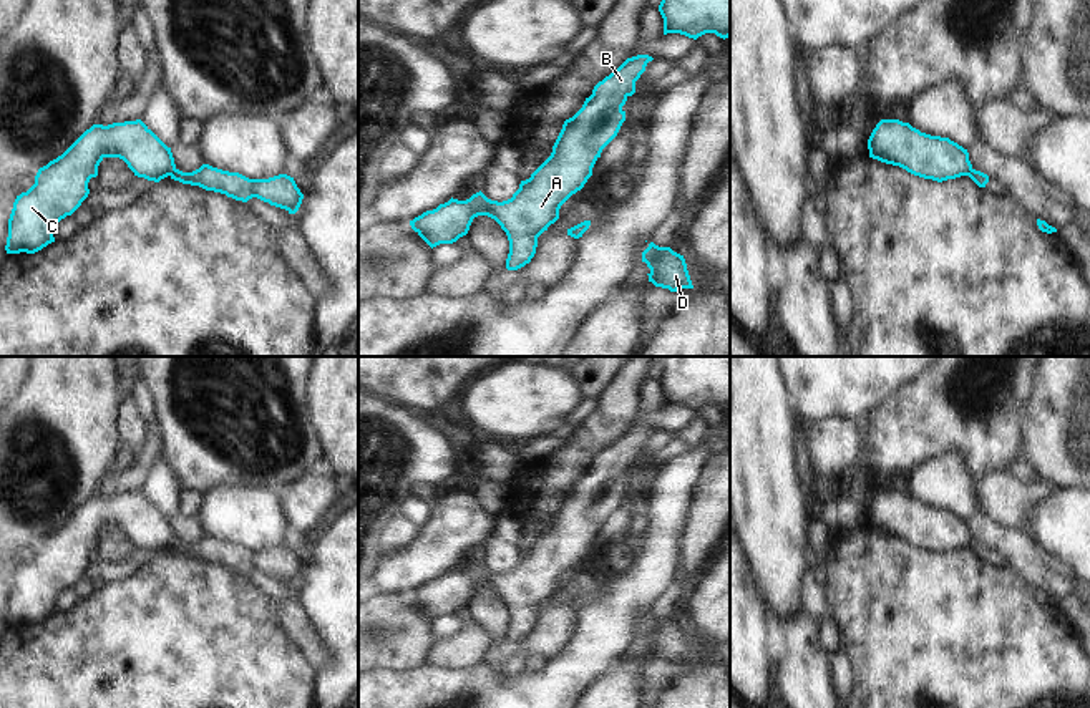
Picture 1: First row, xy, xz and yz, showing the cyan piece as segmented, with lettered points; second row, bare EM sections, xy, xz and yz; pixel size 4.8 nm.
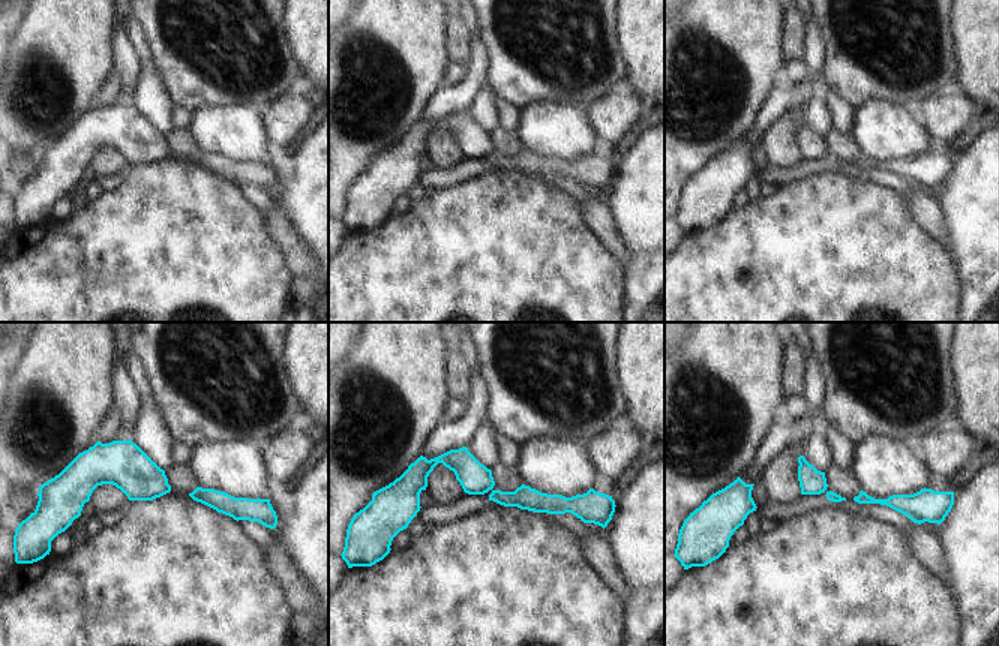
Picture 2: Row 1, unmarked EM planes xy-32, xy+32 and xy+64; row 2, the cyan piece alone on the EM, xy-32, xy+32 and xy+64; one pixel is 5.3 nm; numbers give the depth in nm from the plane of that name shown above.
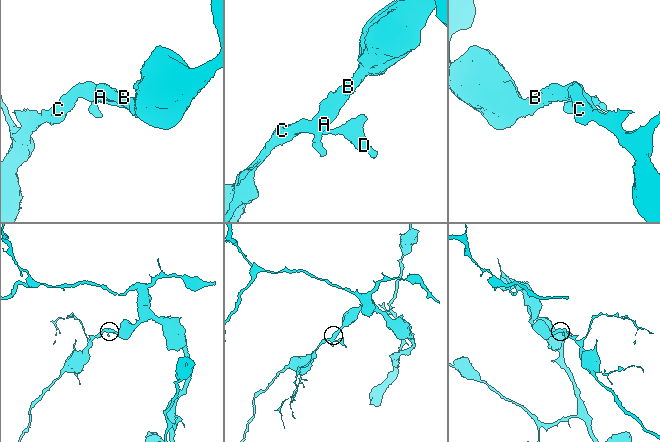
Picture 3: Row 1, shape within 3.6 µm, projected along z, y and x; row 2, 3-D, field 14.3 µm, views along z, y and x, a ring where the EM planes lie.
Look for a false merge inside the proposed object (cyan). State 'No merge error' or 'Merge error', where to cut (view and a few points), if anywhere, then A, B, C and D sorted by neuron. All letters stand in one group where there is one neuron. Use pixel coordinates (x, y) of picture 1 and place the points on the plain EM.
Merge error. Split along xy (176, 541), (170, 546). Groups: A B C / D.

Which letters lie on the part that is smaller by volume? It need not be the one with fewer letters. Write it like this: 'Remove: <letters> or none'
Remove: D

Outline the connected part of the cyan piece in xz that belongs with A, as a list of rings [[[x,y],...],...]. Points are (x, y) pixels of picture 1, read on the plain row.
[[[637,426],[627,429],[617,441],[599,453],[592,466],[586,469],[582,479],[564,492],[562,501],[552,517],[551,527],[531,546],[521,552],[519,560],[511,570],[498,574],[488,570],[481,562],[466,572],[450,570],[433,582],[410,592],[411,600],[433,620],[440,615],[453,615],[466,607],[474,589],[488,587],[494,590],[506,604],[509,612],[509,625],[506,630],[508,642],[518,642],[531,633],[536,625],[538,609],[559,590],[561,577],[577,562],[584,559],[592,547],[592,539],[601,529],[602,521],[617,507],[625,483],[622,478],[627,469],[635,464],[635,453],[645,443],[654,429]]]

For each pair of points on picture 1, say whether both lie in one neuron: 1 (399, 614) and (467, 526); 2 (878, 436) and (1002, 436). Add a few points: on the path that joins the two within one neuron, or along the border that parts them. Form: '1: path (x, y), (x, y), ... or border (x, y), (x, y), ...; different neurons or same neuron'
1: border (380, 591), (405, 591), (408, 594); different neurons
2: path (909, 436), (971, 436); same neuron

